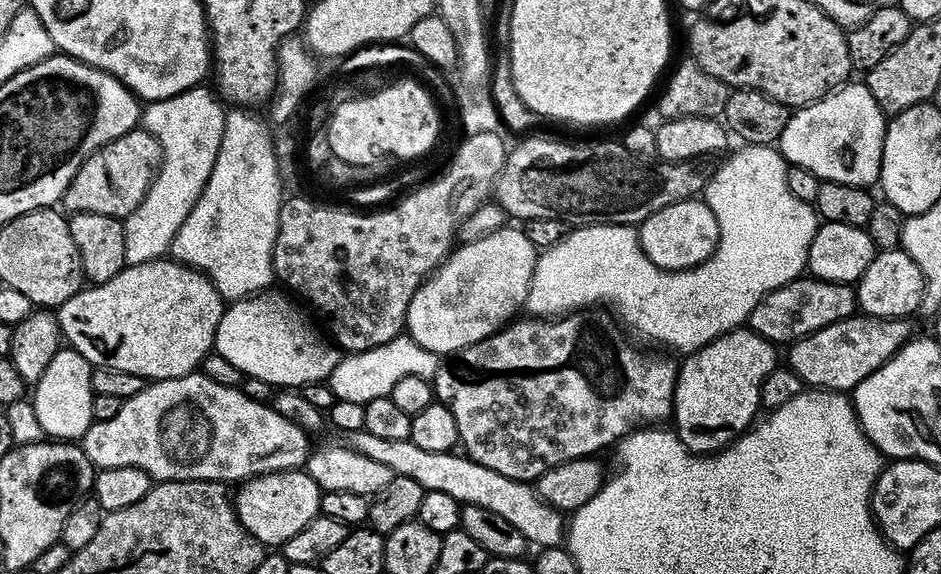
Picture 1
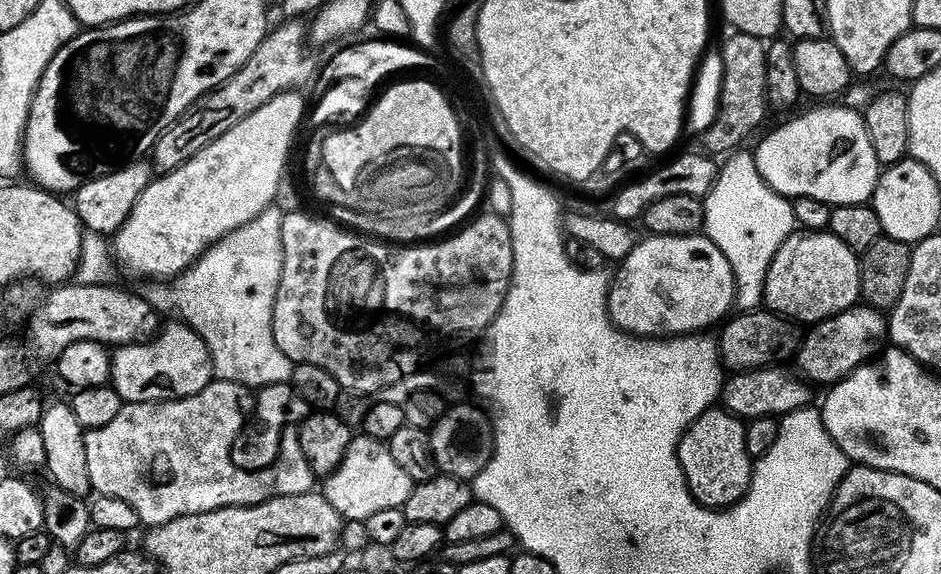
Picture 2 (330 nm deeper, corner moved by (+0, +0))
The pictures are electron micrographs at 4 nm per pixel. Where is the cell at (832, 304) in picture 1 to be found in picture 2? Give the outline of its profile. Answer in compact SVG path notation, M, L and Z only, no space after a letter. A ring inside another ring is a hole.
M767 310L737 311L731 318L723 321L720 330L720 362L729 373L779 365L787 356L789 359L795 353L802 339L801 329L793 321Z

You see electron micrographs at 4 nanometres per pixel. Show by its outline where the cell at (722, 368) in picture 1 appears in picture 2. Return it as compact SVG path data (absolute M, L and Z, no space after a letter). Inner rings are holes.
M710 406L682 434L676 453L692 497L706 508L729 508L748 492L753 457L746 450L745 421L723 406Z

